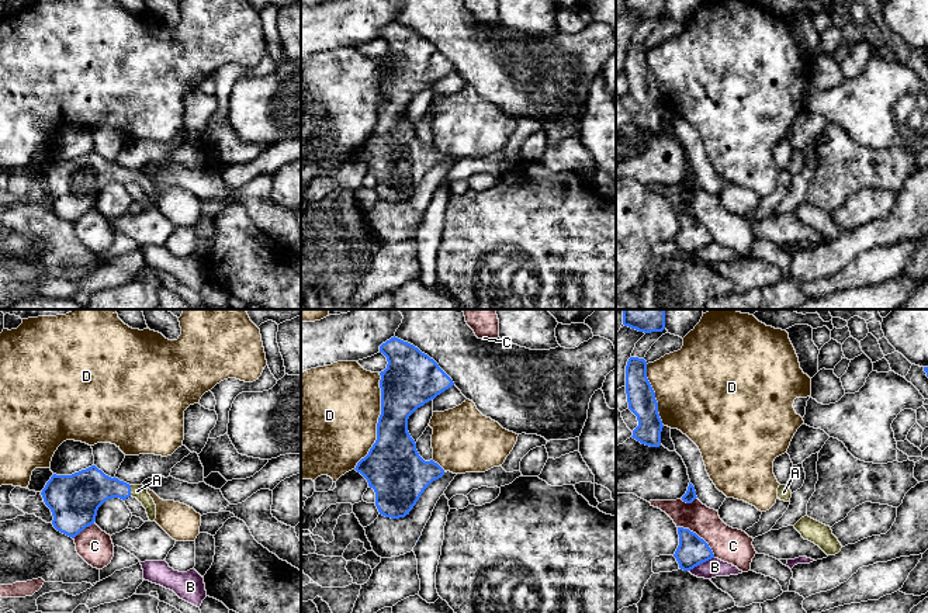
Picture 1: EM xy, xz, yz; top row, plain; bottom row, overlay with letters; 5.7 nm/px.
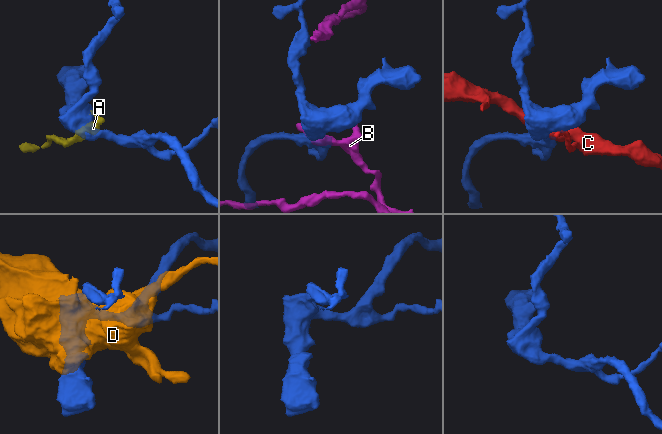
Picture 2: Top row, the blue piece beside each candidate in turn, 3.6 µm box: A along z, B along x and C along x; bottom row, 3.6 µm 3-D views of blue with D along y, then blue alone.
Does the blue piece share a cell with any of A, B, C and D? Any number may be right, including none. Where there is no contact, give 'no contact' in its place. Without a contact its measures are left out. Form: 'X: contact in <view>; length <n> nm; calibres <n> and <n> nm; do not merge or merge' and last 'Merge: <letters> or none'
A: contact in xy; length 60 nm; calibres 240 and 80 nm; merge
B: contact in yz; length 170 nm; calibres 170 and 110 nm; do not merge
C: contact in yz; length 280 nm; calibres 170 and 200 nm; do not merge
D: contact in xz; length 550 nm; calibres 300 and 480 nm; do not merge
Merge: A

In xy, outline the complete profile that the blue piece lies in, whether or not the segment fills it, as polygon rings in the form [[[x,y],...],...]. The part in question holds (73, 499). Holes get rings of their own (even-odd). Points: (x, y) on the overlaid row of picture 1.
[[[96,465],[72,475],[53,474],[41,495],[52,512],[53,527],[72,538],[94,524],[98,508],[112,498],[136,498],[146,509],[149,520],[156,519],[156,505],[143,485],[111,478]]]

